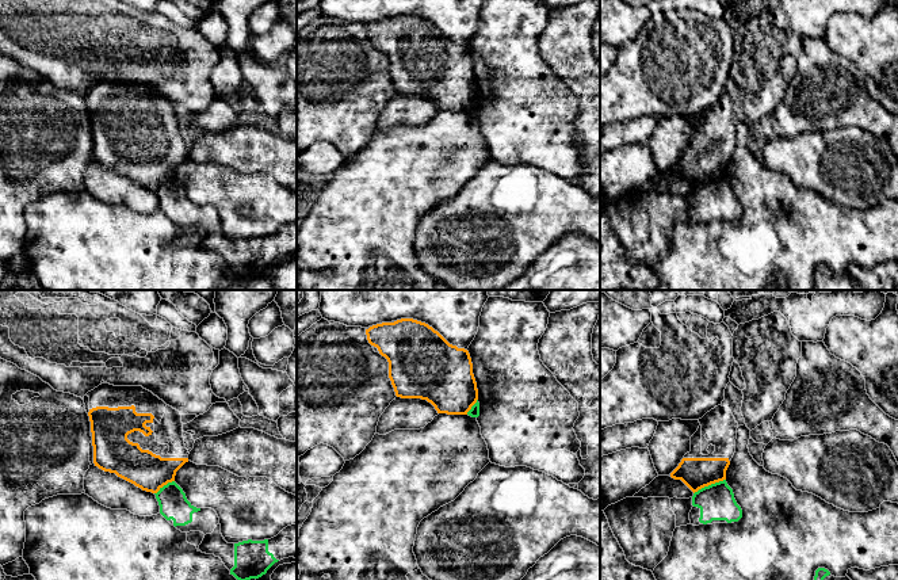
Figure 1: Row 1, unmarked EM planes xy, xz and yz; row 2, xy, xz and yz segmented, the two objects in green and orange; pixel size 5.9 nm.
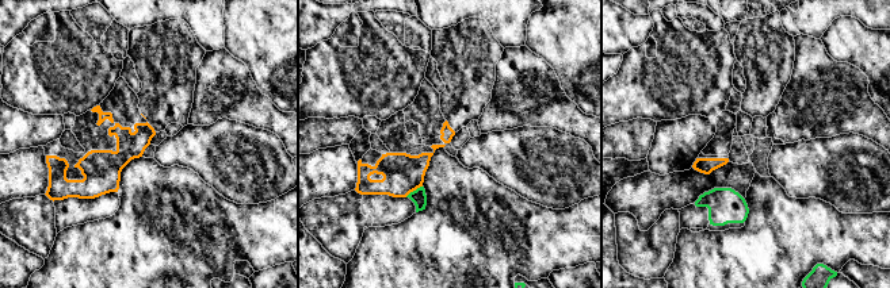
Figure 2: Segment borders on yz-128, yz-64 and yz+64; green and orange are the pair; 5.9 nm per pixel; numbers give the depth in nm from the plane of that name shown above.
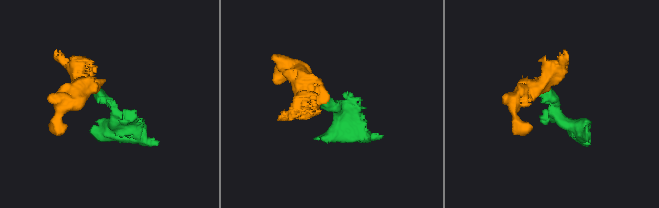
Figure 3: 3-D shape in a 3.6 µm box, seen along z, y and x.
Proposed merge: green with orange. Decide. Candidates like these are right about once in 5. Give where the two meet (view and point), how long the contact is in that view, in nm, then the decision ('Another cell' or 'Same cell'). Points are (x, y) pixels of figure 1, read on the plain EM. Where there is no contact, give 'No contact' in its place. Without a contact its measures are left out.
Touches green at yz (709, 182). Shared border 220 nm. Another cell

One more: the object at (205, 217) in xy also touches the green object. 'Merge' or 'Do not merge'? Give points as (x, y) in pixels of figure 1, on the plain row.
Merge

